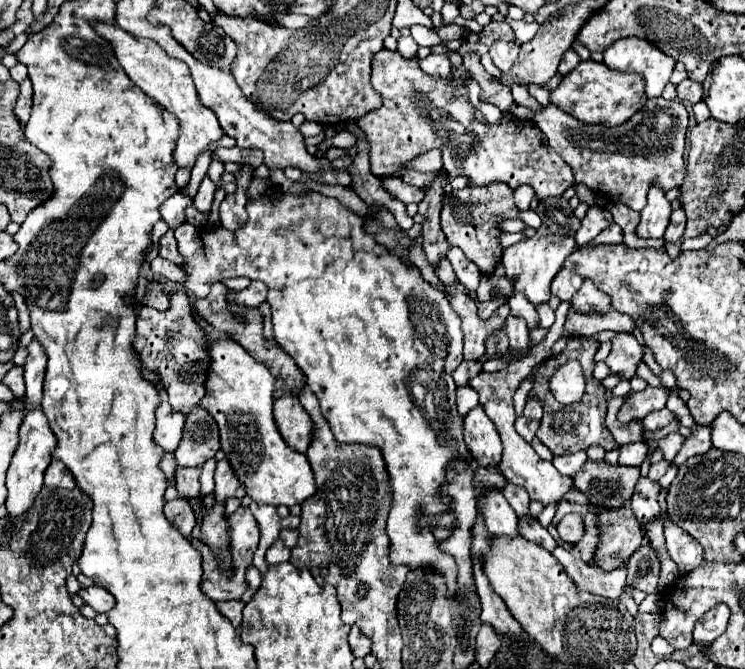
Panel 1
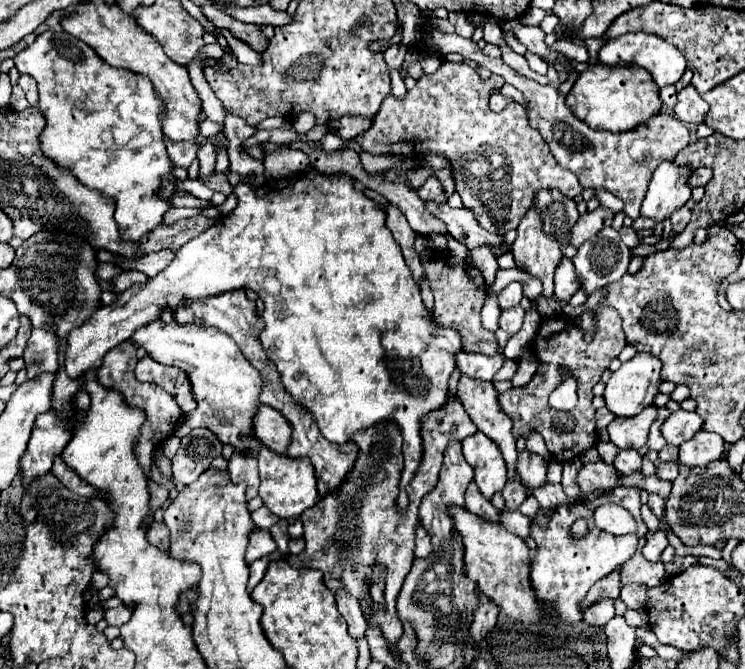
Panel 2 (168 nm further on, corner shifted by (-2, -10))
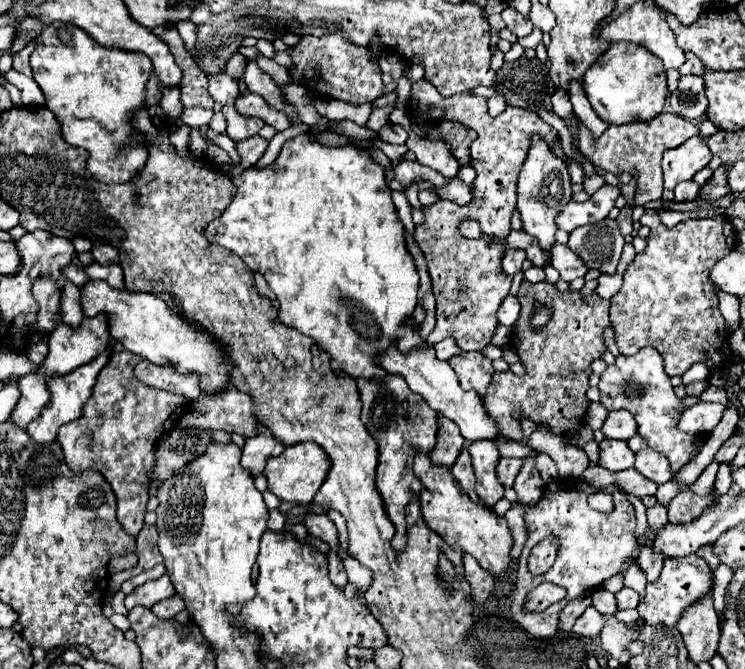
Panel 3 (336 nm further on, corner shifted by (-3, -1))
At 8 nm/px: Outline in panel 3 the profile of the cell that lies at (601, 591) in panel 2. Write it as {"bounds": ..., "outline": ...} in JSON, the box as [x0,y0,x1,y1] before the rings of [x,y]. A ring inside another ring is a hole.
{"bounds":[558,591,592,631],"outline":[[[584,591],[580,597],[572,599],[572,601],[564,607],[564,611],[560,613],[560,627],[558,627],[558,629],[570,631],[572,625],[574,625],[574,621],[586,611],[588,605],[592,605],[592,591]]]}

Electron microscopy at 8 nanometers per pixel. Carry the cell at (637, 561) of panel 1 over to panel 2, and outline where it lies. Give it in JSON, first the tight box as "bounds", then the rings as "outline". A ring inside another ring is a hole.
{"bounds":[621,584,647,610],"outline":[[[629,584],[621,588],[621,600],[625,602],[627,608],[631,610],[639,610],[645,604],[645,596],[647,596],[647,586],[639,586],[639,584]]]}

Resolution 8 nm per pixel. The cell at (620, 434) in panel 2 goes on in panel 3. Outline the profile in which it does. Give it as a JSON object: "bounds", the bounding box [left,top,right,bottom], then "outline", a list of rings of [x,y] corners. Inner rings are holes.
{"bounds":[602,409,638,441],"outline":[[[622,409],[622,411],[612,411],[608,413],[604,425],[602,425],[602,433],[610,439],[624,439],[628,441],[630,437],[634,437],[638,433],[638,423],[632,417],[630,411]]]}

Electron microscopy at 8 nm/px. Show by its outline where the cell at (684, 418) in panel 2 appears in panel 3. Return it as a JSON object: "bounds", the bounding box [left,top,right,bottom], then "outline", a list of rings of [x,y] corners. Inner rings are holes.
{"bounds":[678,403,726,435],"outline":[[[696,403],[692,407],[686,407],[678,419],[678,429],[690,435],[700,435],[700,433],[710,433],[724,411],[726,405],[720,403]]]}

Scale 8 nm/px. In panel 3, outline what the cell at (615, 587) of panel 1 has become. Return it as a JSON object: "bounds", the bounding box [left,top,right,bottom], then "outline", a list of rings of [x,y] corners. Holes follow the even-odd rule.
{"bounds":[572,607,604,637],"outline":[[[588,607],[580,615],[580,619],[574,623],[572,631],[578,635],[584,635],[584,637],[596,637],[596,635],[600,635],[602,627],[604,627],[604,615],[596,607]]]}

